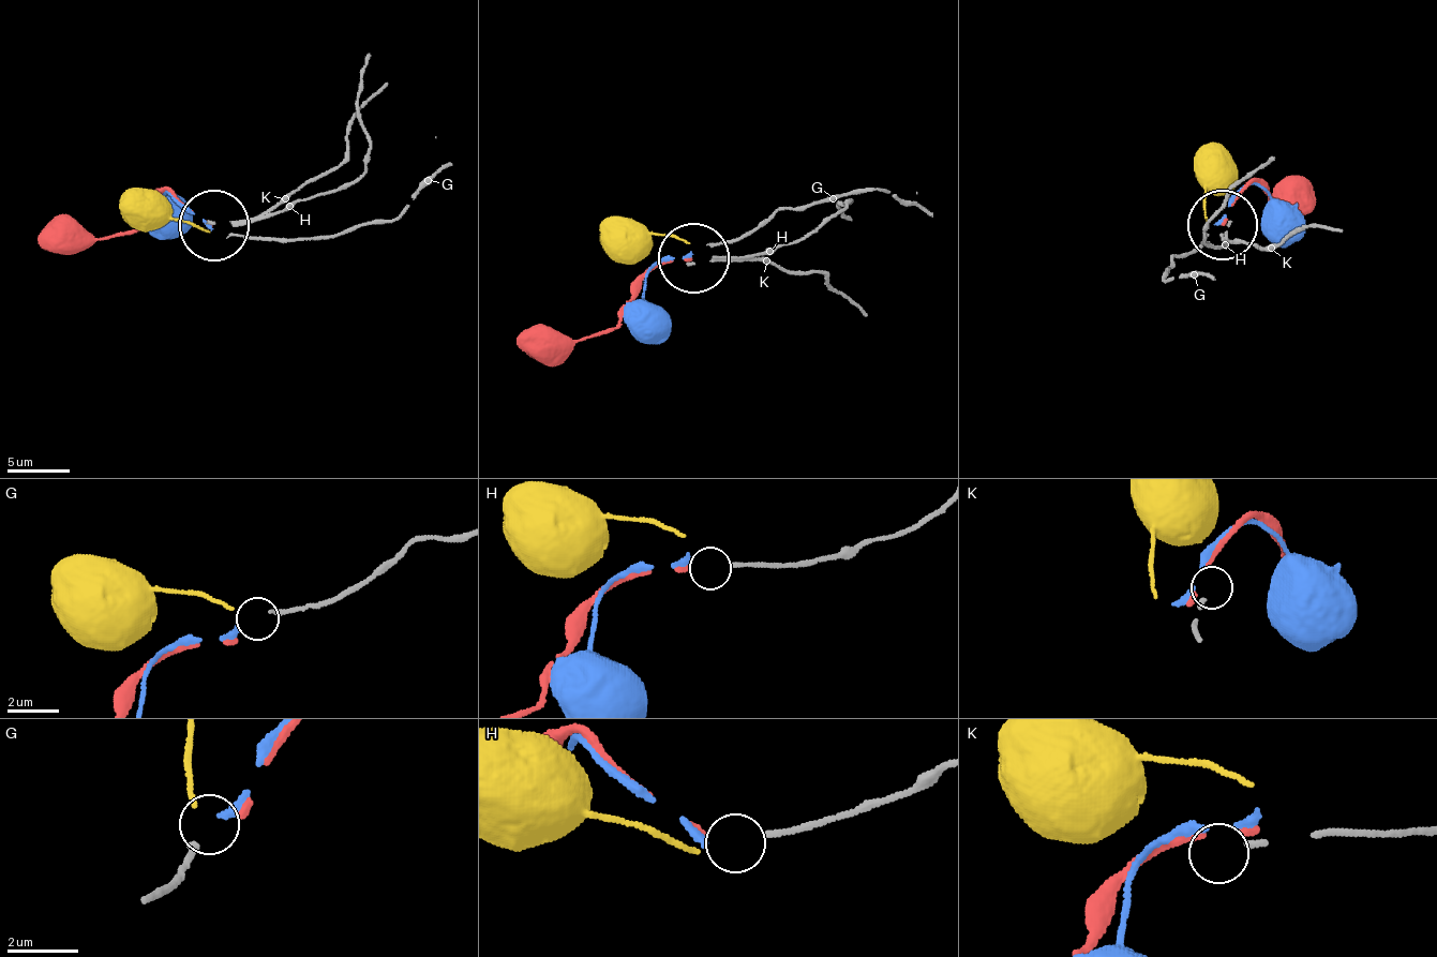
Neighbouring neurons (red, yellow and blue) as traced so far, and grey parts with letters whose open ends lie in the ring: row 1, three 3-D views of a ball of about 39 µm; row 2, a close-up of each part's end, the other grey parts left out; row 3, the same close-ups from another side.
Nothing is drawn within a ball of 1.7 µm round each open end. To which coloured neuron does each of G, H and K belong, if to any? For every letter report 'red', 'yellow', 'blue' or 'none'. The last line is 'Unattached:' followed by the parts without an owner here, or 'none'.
G: blue
H: red
K: none
Unattached: K

